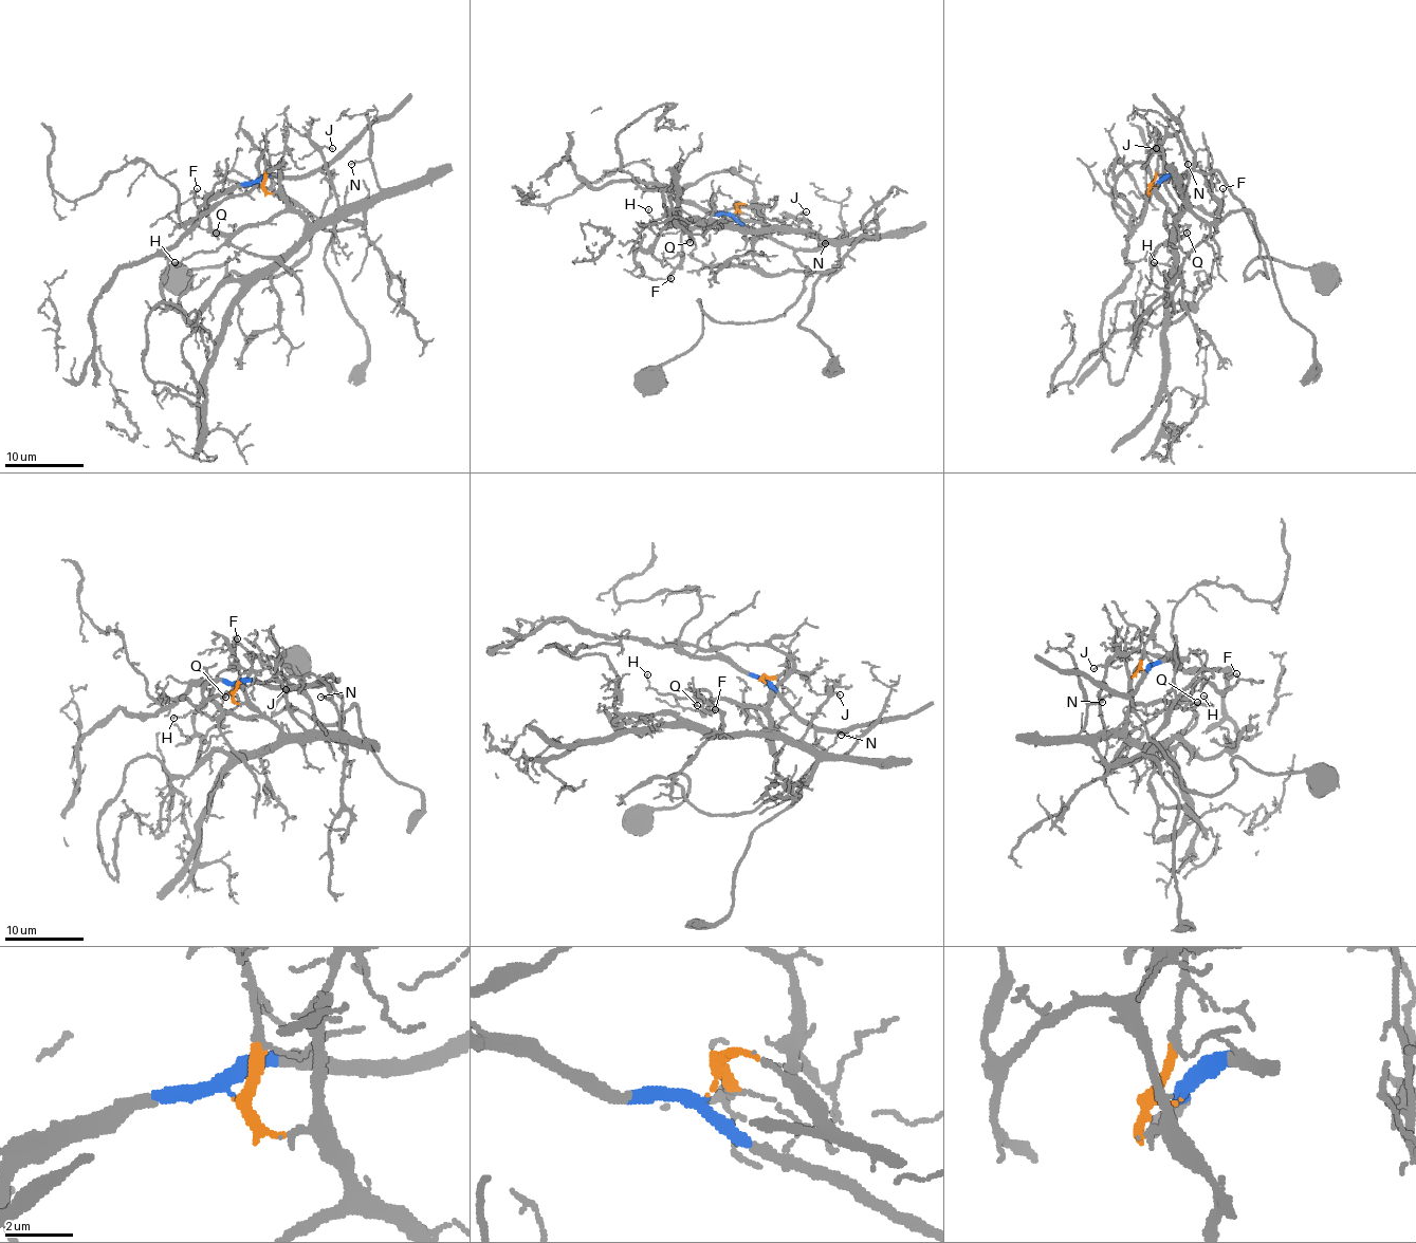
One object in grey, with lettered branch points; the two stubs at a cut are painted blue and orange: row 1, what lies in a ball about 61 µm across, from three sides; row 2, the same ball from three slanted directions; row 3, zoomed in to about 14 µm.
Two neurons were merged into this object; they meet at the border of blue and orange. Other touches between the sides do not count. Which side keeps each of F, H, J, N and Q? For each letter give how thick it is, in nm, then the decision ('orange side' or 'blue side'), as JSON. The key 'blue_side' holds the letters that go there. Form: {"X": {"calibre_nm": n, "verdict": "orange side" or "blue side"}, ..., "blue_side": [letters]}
{"F": {"calibre_nm": 100, "verdict": "orange side"}, "H": {"calibre_nm": 110, "verdict": "orange side"}, "J": {"calibre_nm": 120, "verdict": "orange side"}, "N": {"calibre_nm": 110, "verdict": "orange side"}, "Q": {"calibre_nm": 160, "verdict": "orange side"}, "blue_side": []}

